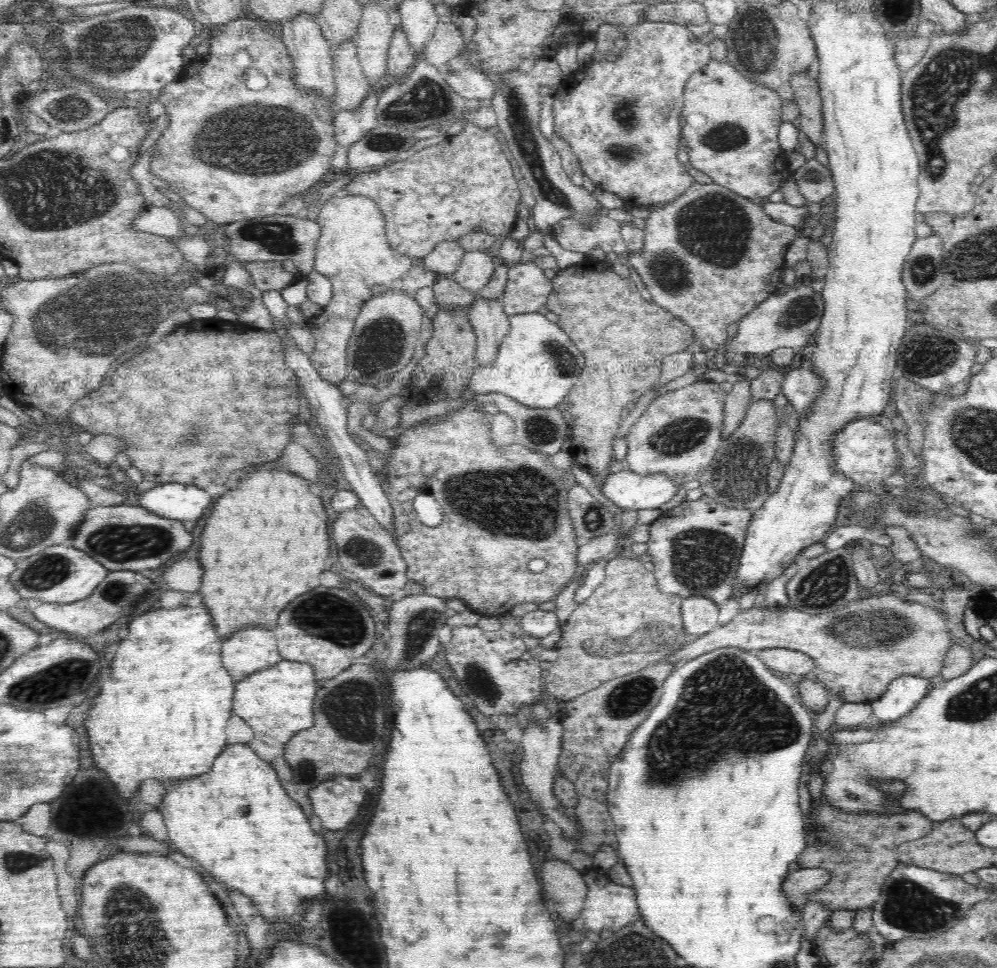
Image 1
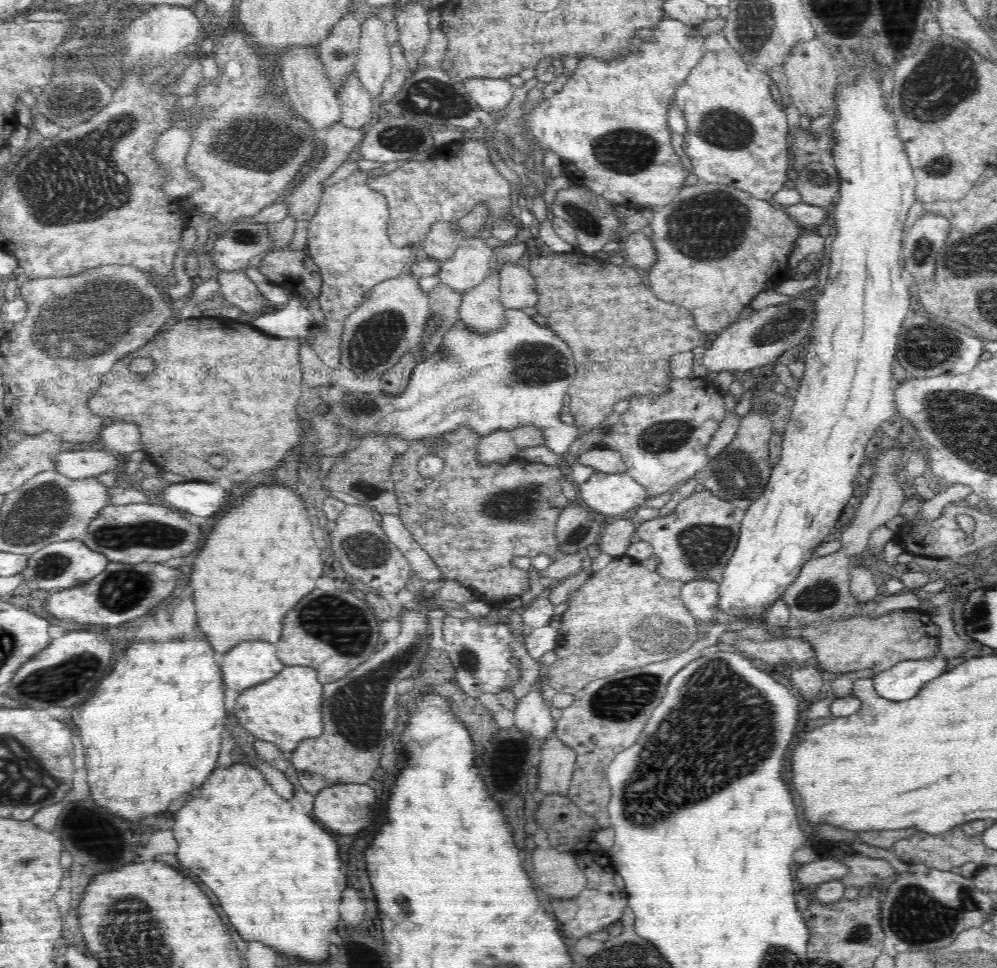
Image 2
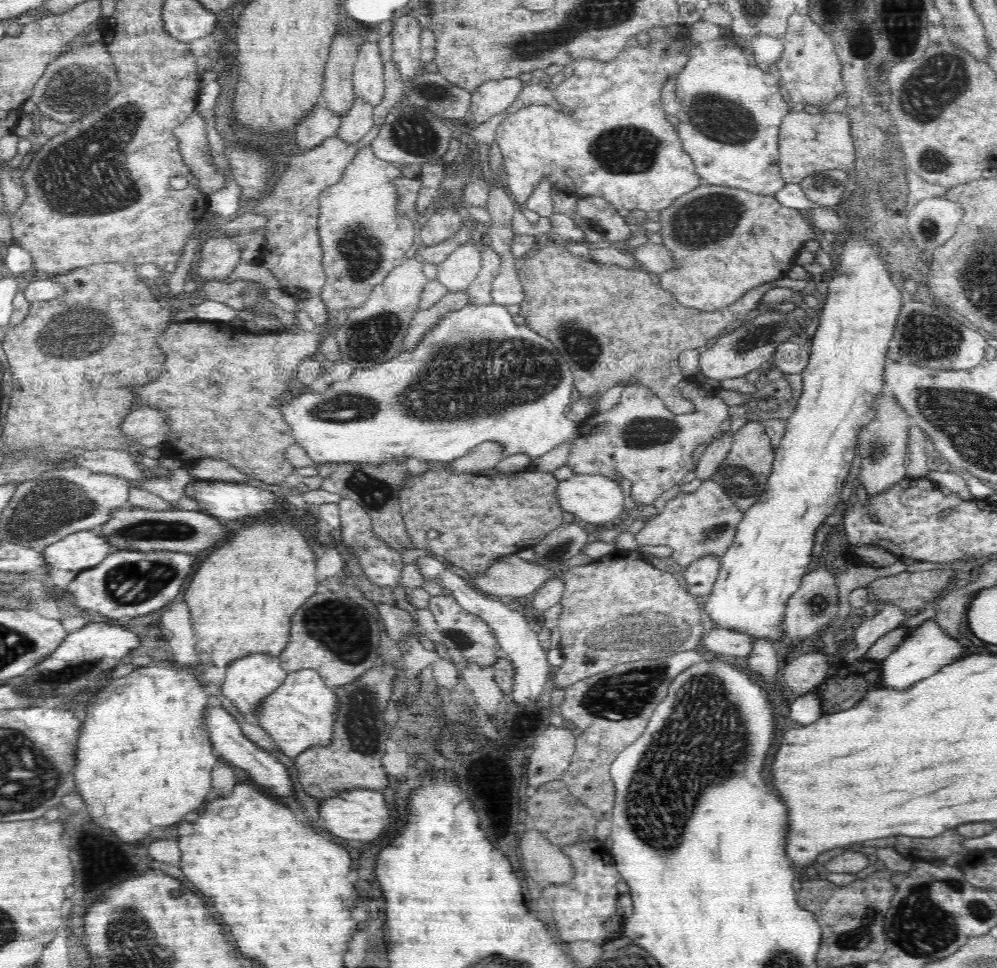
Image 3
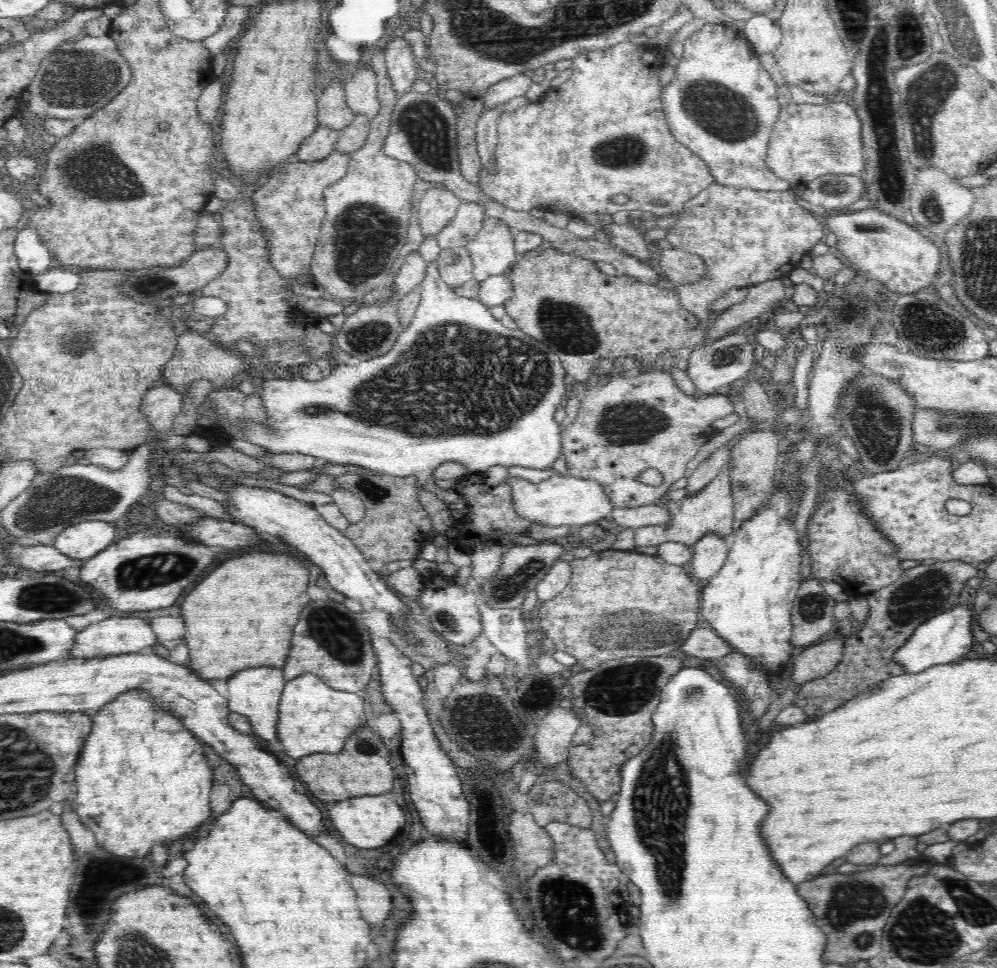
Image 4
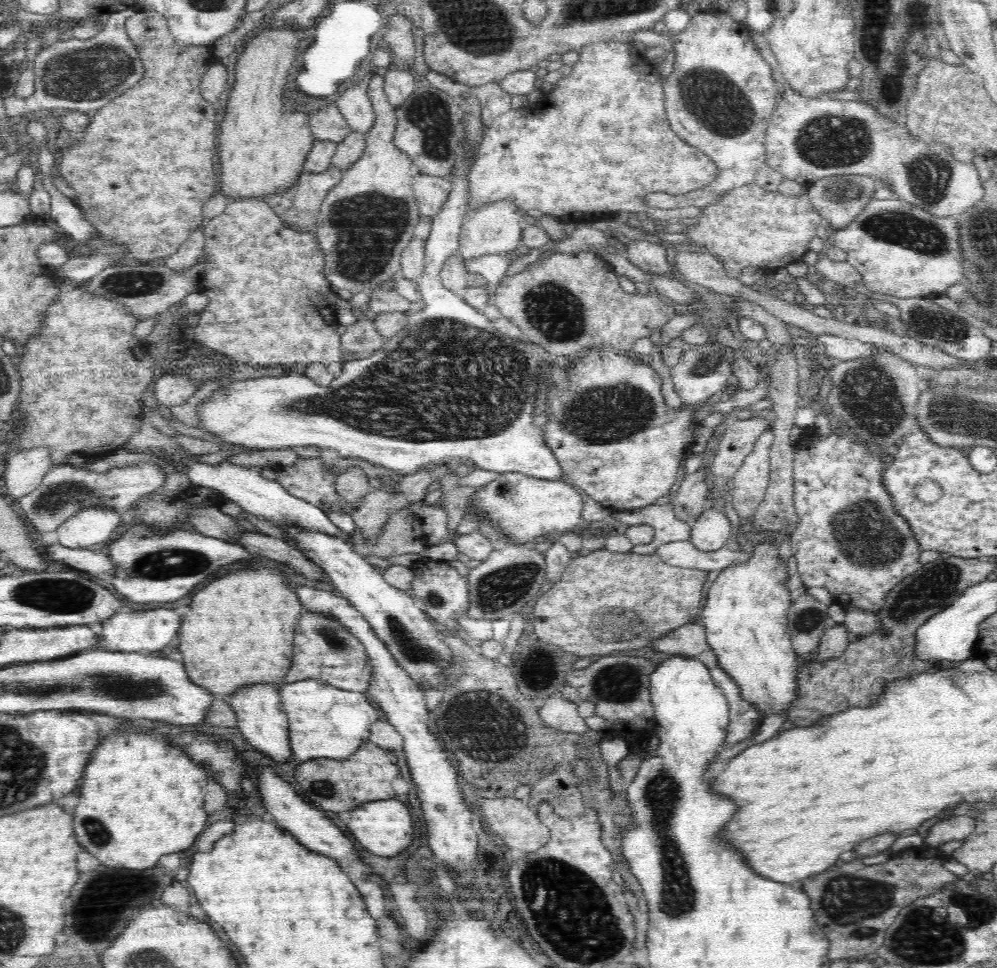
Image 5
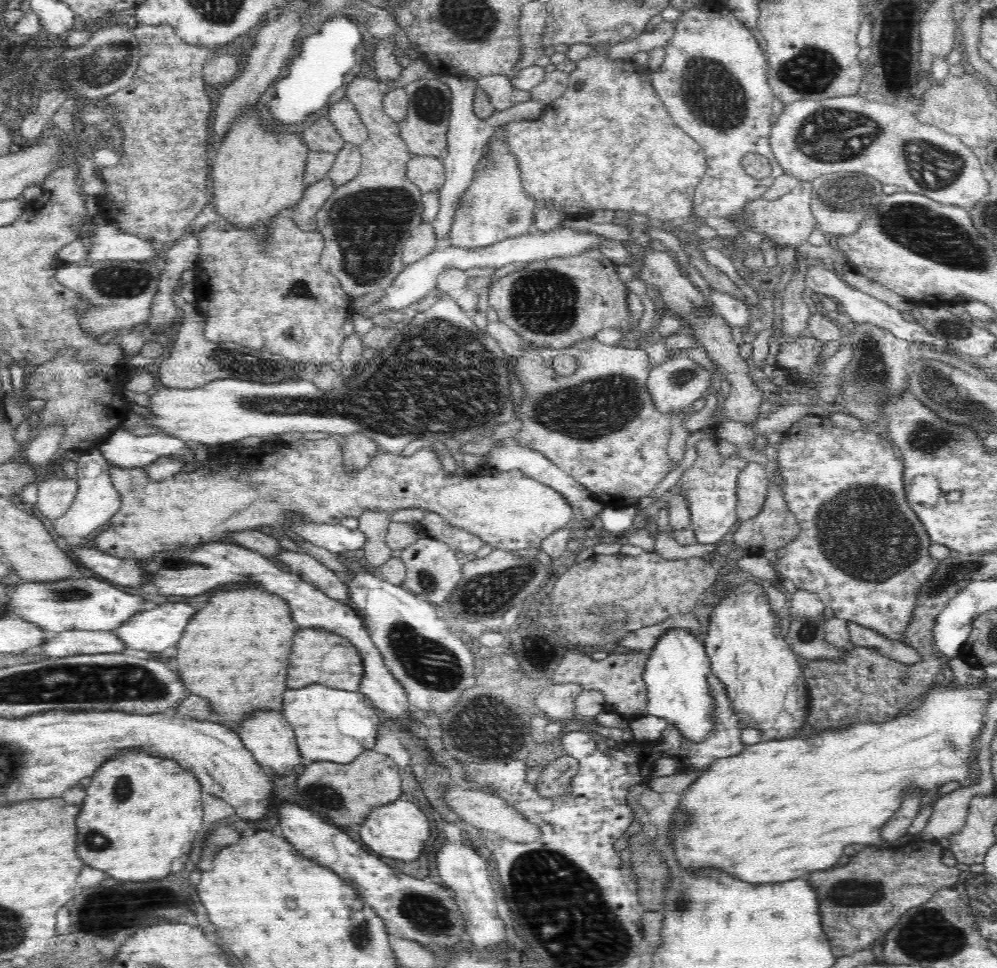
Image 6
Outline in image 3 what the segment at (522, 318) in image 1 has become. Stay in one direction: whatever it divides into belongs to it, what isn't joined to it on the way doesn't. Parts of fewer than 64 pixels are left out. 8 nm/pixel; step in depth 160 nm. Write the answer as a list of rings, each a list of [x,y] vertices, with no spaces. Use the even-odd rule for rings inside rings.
[[[496,303],[482,304],[482,306],[470,306],[466,304],[457,311],[450,311],[439,323],[432,329],[432,332],[416,346],[416,350],[412,352],[398,352],[392,360],[380,364],[380,366],[372,366],[372,368],[358,368],[351,374],[350,378],[344,382],[334,382],[323,393],[316,393],[310,390],[302,390],[298,398],[290,400],[284,404],[282,409],[282,417],[290,428],[292,428],[292,436],[294,442],[302,447],[307,453],[308,457],[314,461],[314,464],[340,464],[340,462],[350,462],[352,464],[386,464],[390,460],[402,460],[406,462],[408,458],[416,458],[420,461],[432,463],[448,463],[455,459],[461,458],[476,449],[485,442],[498,442],[503,447],[505,457],[525,453],[534,458],[540,458],[550,450],[554,450],[556,446],[560,446],[567,440],[576,437],[580,423],[575,423],[566,417],[566,412],[570,407],[570,396],[574,390],[574,378],[568,366],[568,358],[560,356],[560,352],[552,346],[552,342],[540,334],[536,334],[534,330],[530,330],[528,325],[518,325],[514,322],[514,318],[510,315],[507,306],[502,306]],[[526,346],[532,347],[526,348]],[[438,352],[438,354],[436,354]],[[444,352],[454,352],[454,360],[448,360],[448,356],[444,356]],[[494,356],[498,360],[504,362],[504,366],[494,366]],[[560,366],[560,370],[558,370]],[[446,368],[456,368],[456,370],[446,370]],[[556,370],[556,372],[554,372]],[[554,372],[554,374],[552,374]],[[436,384],[436,386],[430,386]],[[464,384],[464,386],[462,386]]]

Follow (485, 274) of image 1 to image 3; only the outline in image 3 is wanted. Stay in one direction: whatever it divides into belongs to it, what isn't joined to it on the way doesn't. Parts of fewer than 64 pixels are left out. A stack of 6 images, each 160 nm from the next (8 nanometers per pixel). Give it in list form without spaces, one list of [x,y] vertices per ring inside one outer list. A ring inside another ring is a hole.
[[[472,240],[462,243],[455,249],[437,266],[436,280],[449,291],[465,291],[480,272],[483,252],[480,252],[480,248]]]

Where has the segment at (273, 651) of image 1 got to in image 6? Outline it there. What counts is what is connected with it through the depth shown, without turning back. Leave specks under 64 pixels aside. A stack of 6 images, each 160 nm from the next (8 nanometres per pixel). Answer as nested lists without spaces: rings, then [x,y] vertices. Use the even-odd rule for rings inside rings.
[[[264,711],[249,714],[238,724],[236,732],[242,739],[244,746],[252,752],[257,762],[267,770],[274,768],[278,774],[286,776],[290,772],[296,774],[305,764],[297,745],[295,732],[283,713]]]

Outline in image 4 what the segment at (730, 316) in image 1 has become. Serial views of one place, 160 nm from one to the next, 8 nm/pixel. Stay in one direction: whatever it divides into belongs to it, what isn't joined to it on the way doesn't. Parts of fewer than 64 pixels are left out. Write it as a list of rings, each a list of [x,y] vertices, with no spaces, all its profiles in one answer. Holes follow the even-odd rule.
[[[712,183],[710,186],[707,186],[706,189],[701,190],[694,198],[687,200],[685,202],[684,208],[681,211],[676,211],[674,213],[677,221],[673,226],[669,227],[666,234],[665,240],[668,240],[670,244],[679,250],[687,251],[688,253],[692,253],[704,261],[706,265],[707,273],[696,282],[688,283],[688,284],[679,284],[675,285],[674,291],[680,297],[681,305],[684,309],[690,311],[696,318],[698,318],[698,324],[702,324],[702,326],[706,325],[706,321],[709,315],[710,306],[712,306],[712,302],[714,300],[718,300],[718,298],[722,298],[722,294],[724,294],[724,290],[728,290],[728,288],[742,288],[742,286],[748,287],[749,285],[758,284],[760,282],[774,280],[774,279],[783,279],[792,272],[795,268],[799,267],[799,263],[801,259],[809,253],[812,246],[818,244],[818,242],[825,240],[826,235],[826,226],[824,225],[824,221],[822,217],[816,217],[812,212],[800,207],[796,203],[795,195],[790,193],[790,191],[759,191],[752,190],[750,188],[736,188],[733,186],[724,186],[720,183]]]

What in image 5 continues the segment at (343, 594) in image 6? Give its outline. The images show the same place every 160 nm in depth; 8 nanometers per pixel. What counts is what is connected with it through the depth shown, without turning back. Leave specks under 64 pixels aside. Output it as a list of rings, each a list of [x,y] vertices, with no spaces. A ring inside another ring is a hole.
[[[244,530],[235,539],[228,541],[243,546],[255,556],[267,556],[270,560],[288,564],[296,572],[306,576],[309,582],[328,580],[327,574],[317,564],[306,558],[301,550],[282,539]]]

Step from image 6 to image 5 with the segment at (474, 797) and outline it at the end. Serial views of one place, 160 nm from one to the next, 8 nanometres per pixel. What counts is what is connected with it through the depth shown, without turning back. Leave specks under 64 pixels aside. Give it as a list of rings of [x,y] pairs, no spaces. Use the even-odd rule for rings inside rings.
[[[506,796],[504,800],[482,800],[480,802],[480,810],[490,826],[490,830],[494,830],[496,834],[500,834],[504,838],[504,842],[509,848],[512,848],[514,852],[530,853],[536,852],[538,848],[542,848],[546,842],[548,842],[551,837],[551,832],[547,826],[544,826],[544,823],[538,817],[535,808],[532,807],[527,800],[522,801],[516,799],[516,797]]]

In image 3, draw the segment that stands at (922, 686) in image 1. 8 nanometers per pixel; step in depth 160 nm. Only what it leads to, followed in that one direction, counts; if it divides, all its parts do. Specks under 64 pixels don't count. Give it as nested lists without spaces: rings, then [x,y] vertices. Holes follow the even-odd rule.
[[[929,619],[910,633],[881,664],[881,686],[890,690],[908,690],[912,684],[936,674],[940,668],[956,662],[962,656],[964,640],[954,640],[944,634],[937,622]]]

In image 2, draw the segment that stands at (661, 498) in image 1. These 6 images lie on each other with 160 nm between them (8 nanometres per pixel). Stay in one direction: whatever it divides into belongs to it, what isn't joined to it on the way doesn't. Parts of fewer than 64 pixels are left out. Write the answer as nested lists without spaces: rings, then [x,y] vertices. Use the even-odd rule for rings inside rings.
[[[596,472],[587,482],[577,485],[577,489],[581,504],[595,513],[609,517],[621,516],[637,506],[642,507],[649,497],[649,492],[645,490],[645,487],[638,485],[627,473],[604,474],[604,472]]]

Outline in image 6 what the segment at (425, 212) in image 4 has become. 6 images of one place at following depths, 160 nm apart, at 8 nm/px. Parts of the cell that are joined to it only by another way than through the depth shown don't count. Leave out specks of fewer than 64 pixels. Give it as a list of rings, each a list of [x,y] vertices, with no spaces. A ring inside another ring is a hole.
[[[412,155],[406,166],[407,177],[422,193],[441,190],[445,182],[445,168],[442,158]]]

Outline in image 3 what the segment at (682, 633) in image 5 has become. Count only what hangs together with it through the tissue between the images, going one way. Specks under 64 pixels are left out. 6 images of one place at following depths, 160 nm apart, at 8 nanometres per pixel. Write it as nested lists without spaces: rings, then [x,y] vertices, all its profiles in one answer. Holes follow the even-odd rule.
[[[714,627],[712,632],[702,636],[700,640],[704,648],[718,654],[732,654],[732,656],[748,656],[752,652],[754,641],[755,638],[748,634],[724,627]]]

